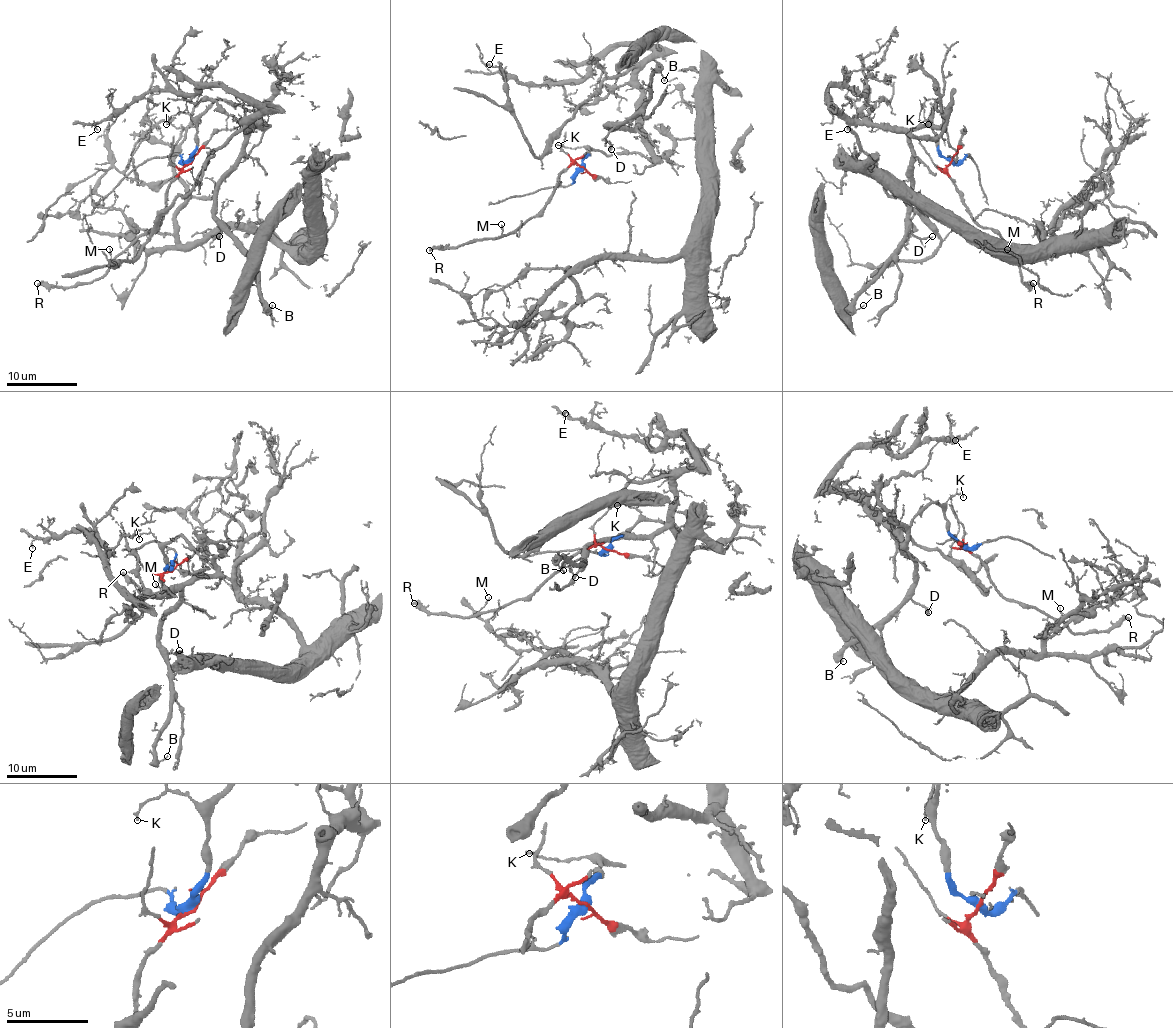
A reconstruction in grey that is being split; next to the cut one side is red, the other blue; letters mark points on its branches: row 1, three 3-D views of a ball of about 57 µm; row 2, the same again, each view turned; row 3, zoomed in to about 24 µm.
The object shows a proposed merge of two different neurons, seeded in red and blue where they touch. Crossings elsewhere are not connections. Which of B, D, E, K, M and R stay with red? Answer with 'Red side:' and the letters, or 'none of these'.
Red side: M, R

